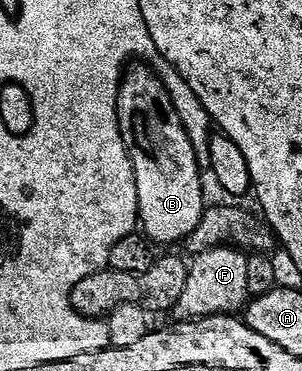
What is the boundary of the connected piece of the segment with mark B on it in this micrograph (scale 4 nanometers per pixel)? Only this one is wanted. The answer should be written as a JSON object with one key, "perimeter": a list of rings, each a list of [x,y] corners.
{"perimeter":[[[141,64],[138,67],[138,70],[130,69],[121,79],[121,93],[117,100],[117,119],[135,172],[141,213],[139,226],[144,237],[158,247],[159,245],[169,246],[172,242],[181,244],[191,232],[195,232],[195,228],[199,228],[207,209],[205,190],[201,187],[201,166],[197,163],[199,155],[193,146],[193,141],[189,138],[189,133],[185,130],[183,117],[181,118],[176,104],[173,103],[174,95],[172,93],[169,95],[165,91],[164,84],[149,71],[152,69],[148,65]]]}

